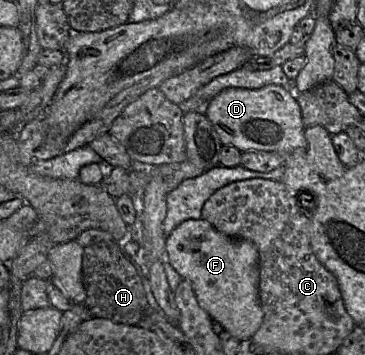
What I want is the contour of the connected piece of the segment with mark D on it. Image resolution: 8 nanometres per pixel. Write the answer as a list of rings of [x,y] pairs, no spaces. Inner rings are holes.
[[[278,85],[255,90],[224,89],[210,101],[205,115],[221,144],[233,146],[240,152],[267,151],[289,155],[305,144],[305,127],[295,93]]]

